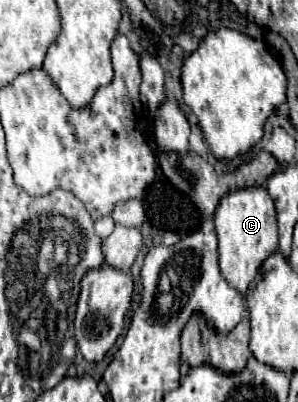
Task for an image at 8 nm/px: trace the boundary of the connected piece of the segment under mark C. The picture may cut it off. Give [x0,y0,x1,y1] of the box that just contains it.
[215,185,277,293]

